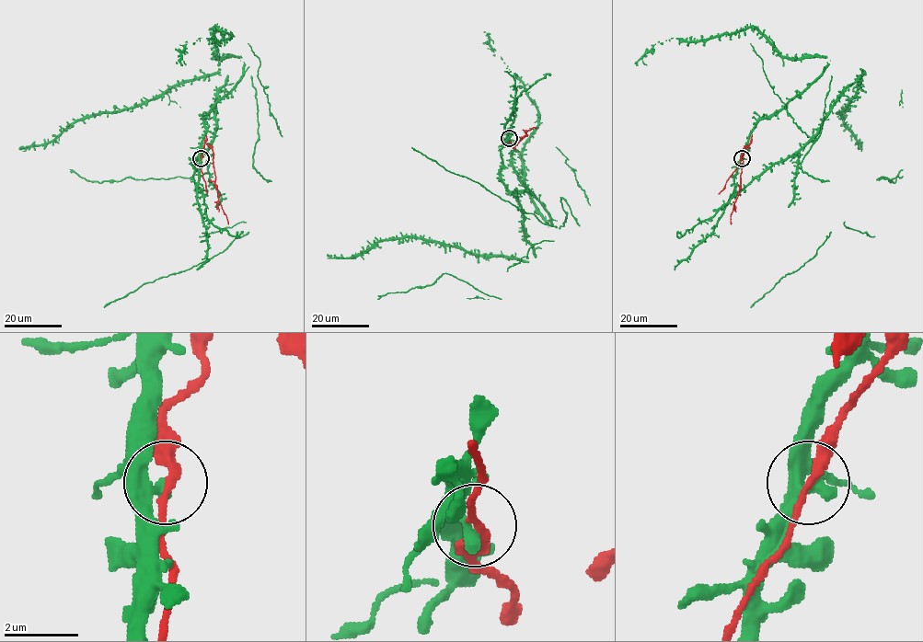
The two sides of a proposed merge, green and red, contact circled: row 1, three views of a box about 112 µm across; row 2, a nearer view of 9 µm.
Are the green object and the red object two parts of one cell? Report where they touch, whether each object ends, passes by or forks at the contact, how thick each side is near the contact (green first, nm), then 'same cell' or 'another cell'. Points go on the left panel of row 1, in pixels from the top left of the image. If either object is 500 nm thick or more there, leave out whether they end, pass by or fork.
place (201, 158); green passes by; red passes by; calibres 300 and 240 nm; another cell

